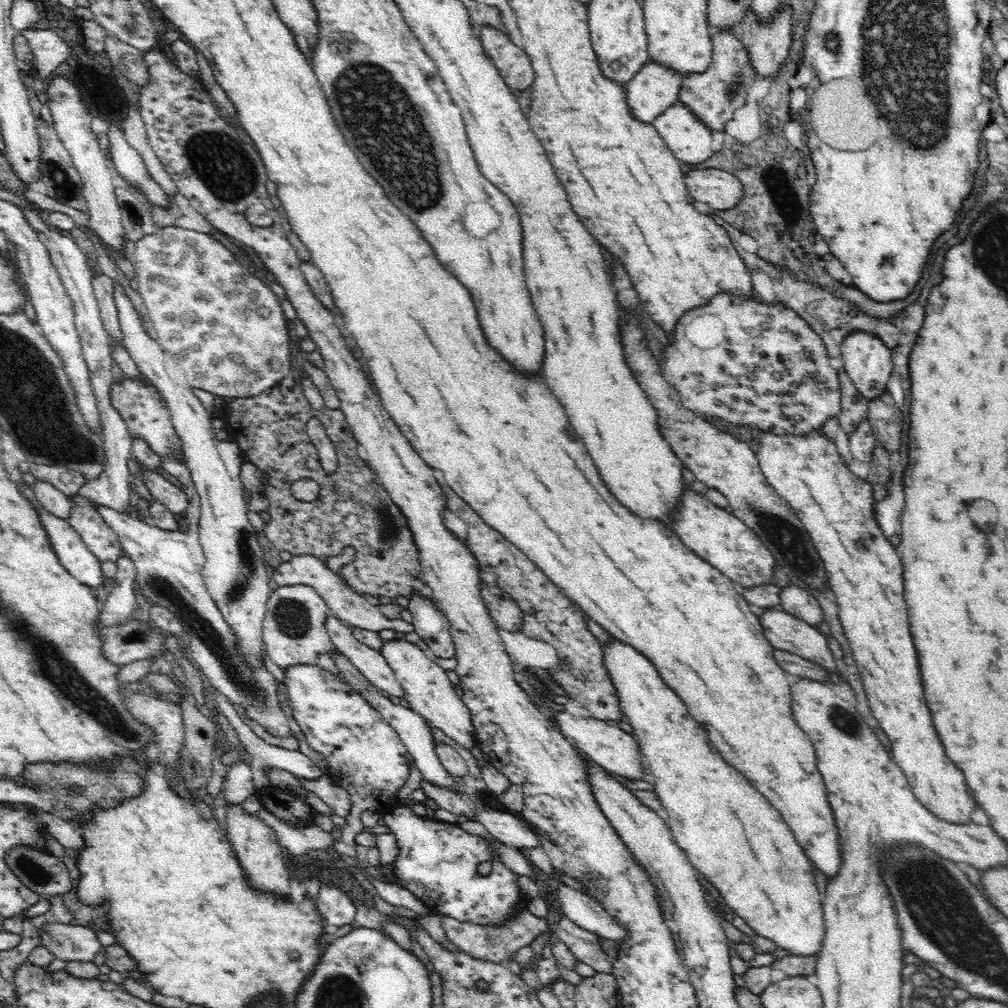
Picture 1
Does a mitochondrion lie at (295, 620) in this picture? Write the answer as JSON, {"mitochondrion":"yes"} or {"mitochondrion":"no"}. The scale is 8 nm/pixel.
{"mitochondrion":"yes"}

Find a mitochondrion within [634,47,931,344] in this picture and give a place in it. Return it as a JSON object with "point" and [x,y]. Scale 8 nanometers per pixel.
{"point":[735,93]}

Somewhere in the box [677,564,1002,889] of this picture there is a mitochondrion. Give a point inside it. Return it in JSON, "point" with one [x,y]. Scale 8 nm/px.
{"point":[844,720]}

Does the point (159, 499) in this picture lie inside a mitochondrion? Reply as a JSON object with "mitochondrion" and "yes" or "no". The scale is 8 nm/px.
{"mitochondrion":"no"}

